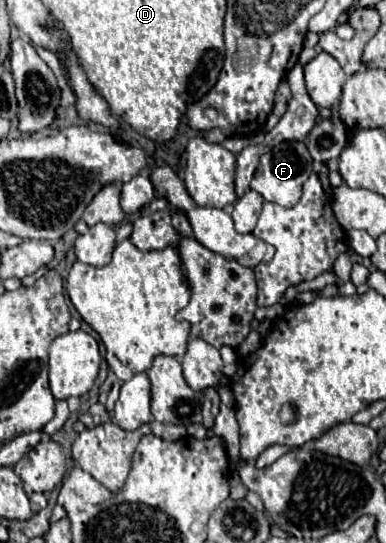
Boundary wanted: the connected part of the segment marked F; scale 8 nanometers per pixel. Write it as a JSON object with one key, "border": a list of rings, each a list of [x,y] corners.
{"border":[[[283,141],[275,145],[269,153],[261,155],[259,167],[251,181],[251,189],[263,195],[265,201],[279,203],[281,207],[293,207],[301,199],[301,187],[311,175],[311,171],[313,171],[313,159],[305,143],[303,141]]]}

